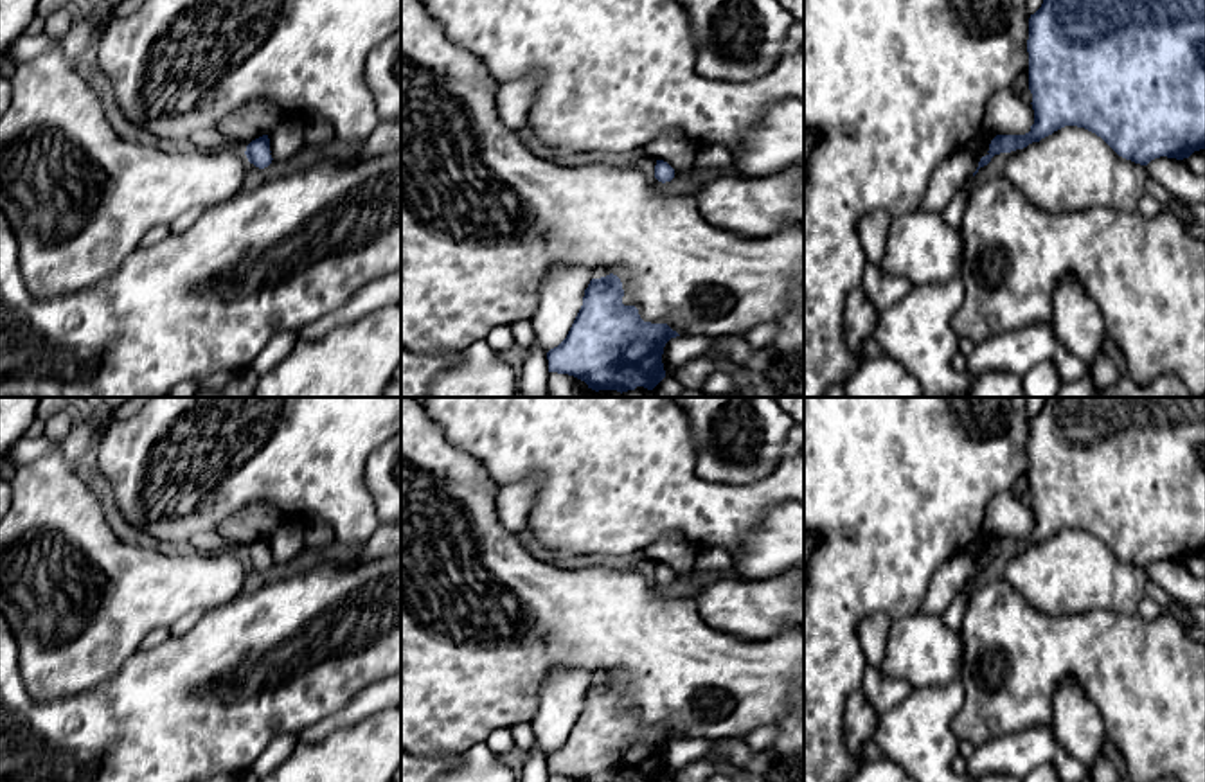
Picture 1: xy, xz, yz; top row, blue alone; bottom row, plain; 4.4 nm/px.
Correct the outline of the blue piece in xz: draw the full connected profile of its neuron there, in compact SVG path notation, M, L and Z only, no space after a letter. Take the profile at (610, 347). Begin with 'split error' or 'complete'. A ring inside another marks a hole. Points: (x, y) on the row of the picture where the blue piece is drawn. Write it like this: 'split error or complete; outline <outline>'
complete; outline M617 275L590 280L567 338L547 352L549 372L574 376L595 392L617 390L620 394L637 387L653 390L665 378L664 347L680 334L667 324L644 322L635 306L622 304L622 297L624 289Z

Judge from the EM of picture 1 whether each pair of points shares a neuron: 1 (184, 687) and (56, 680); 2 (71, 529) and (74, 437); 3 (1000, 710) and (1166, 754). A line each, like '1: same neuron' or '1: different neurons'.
1: different neurons
2: different neurons
3: same neuron

